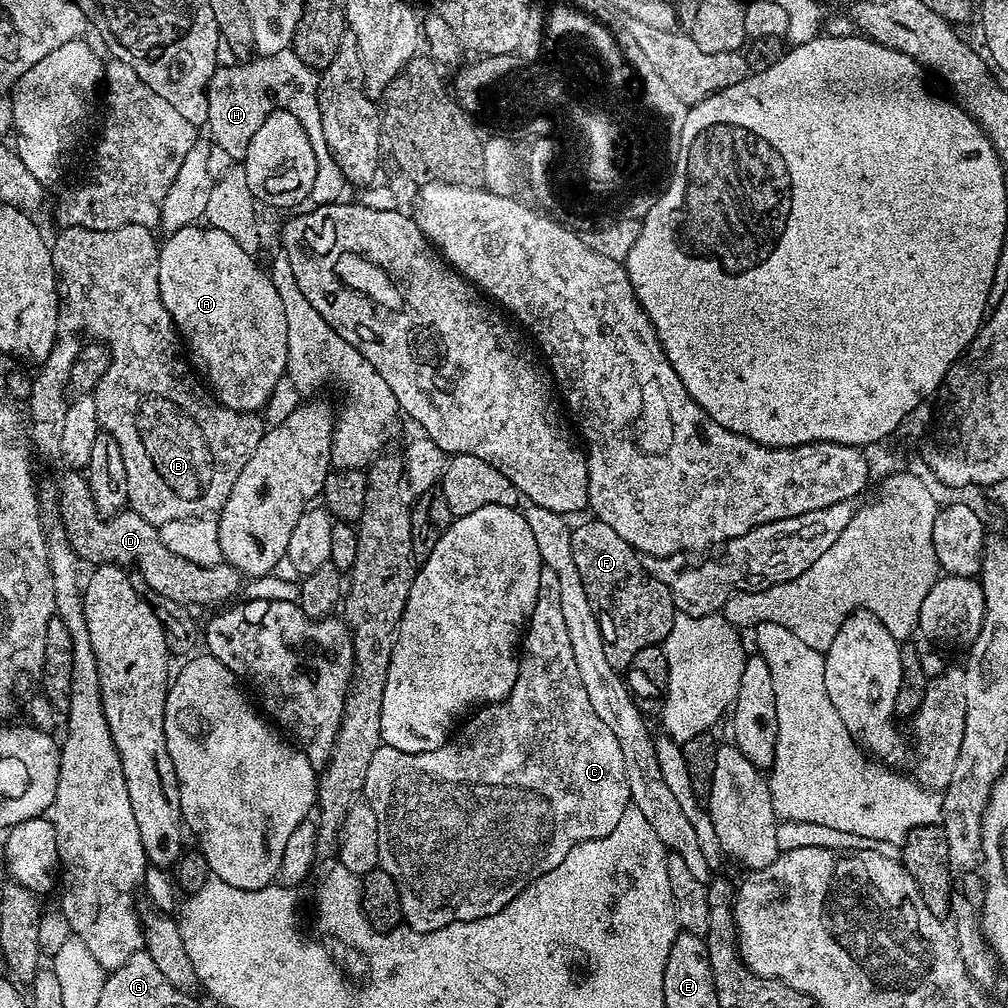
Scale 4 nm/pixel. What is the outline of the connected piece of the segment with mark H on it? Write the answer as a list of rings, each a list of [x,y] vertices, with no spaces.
[[[291,49],[286,51],[279,51],[274,56],[258,61],[258,63],[250,72],[250,76],[246,79],[240,74],[230,74],[224,70],[218,70],[212,76],[211,82],[208,83],[208,98],[207,98],[207,129],[213,140],[216,142],[215,147],[219,148],[230,158],[236,162],[243,161],[246,150],[249,149],[250,142],[253,136],[257,134],[257,130],[262,126],[262,122],[275,111],[276,106],[279,109],[287,110],[292,113],[292,116],[299,120],[299,124],[306,132],[310,146],[314,149],[314,158],[316,162],[316,172],[314,186],[312,187],[309,199],[313,205],[327,206],[337,203],[343,196],[341,196],[344,188],[346,189],[346,181],[340,172],[340,167],[333,160],[333,156],[329,152],[329,147],[326,146],[325,135],[322,131],[321,111],[315,102],[315,94],[319,84],[319,75],[312,69],[305,66]]]

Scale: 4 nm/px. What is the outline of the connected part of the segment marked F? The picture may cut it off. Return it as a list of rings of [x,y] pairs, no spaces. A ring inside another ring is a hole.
[[[593,519],[591,523],[575,525],[572,528],[574,566],[578,566],[578,578],[582,578],[586,598],[596,615],[606,650],[606,662],[610,662],[610,666],[617,670],[626,670],[631,666],[632,659],[642,650],[663,645],[667,635],[670,634],[677,611],[667,587],[663,583],[655,584],[644,573],[644,568],[640,565],[641,557],[633,548],[622,538],[618,538],[618,534],[614,534],[614,530],[610,530],[610,526],[606,526],[600,520]]]

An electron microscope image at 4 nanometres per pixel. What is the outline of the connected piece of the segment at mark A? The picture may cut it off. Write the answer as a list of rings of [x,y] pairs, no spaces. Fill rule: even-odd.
[[[193,226],[190,228],[185,228],[183,230],[175,231],[171,236],[173,236],[170,240],[166,241],[164,244],[162,244],[162,247],[160,248],[160,297],[162,298],[162,302],[166,306],[166,310],[168,311],[168,314],[170,318],[174,321],[177,333],[182,337],[183,343],[186,345],[188,343],[188,348],[190,351],[192,351],[192,356],[194,359],[196,359],[196,364],[198,367],[200,367],[199,375],[201,377],[208,376],[208,384],[207,387],[211,389],[213,388],[216,393],[214,393],[215,399],[217,401],[220,401],[223,403],[224,407],[232,409],[233,412],[239,412],[241,414],[252,414],[255,413],[257,410],[255,408],[260,408],[264,404],[264,400],[268,400],[272,396],[272,384],[276,384],[282,377],[285,375],[287,370],[287,330],[286,330],[286,314],[284,312],[280,311],[280,300],[278,296],[278,292],[276,288],[273,288],[271,279],[266,278],[265,273],[264,276],[260,272],[256,272],[256,264],[254,261],[251,260],[250,257],[248,257],[248,252],[246,249],[247,247],[242,246],[241,241],[239,240],[232,240],[227,236],[226,234],[222,234],[221,232],[215,231],[215,230],[209,230],[207,227],[204,226]]]

